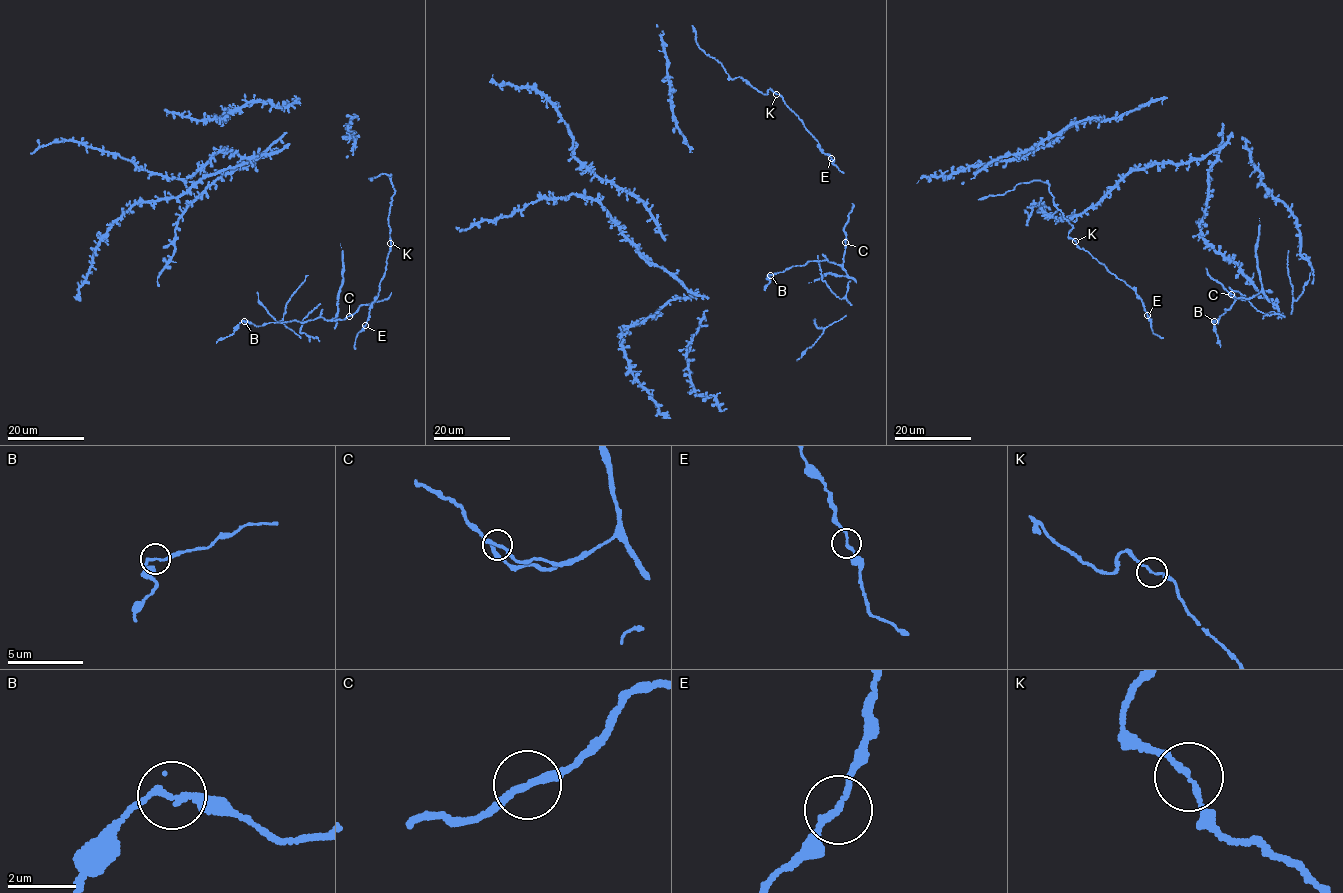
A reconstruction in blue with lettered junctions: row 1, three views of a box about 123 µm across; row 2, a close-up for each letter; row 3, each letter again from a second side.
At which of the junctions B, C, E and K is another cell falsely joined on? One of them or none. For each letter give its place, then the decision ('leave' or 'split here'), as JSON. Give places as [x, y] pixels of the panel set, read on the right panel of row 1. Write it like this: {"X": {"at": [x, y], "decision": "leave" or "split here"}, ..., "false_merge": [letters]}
{"B": {"at": [1214, 321], "decision": "split here"}, "C": {"at": [1231, 294], "decision": "leave"}, "E": {"at": [1147, 315], "decision": "leave"}, "K": {"at": [1075, 241], "decision": "leave"}, "false_merge": ["B"]}

